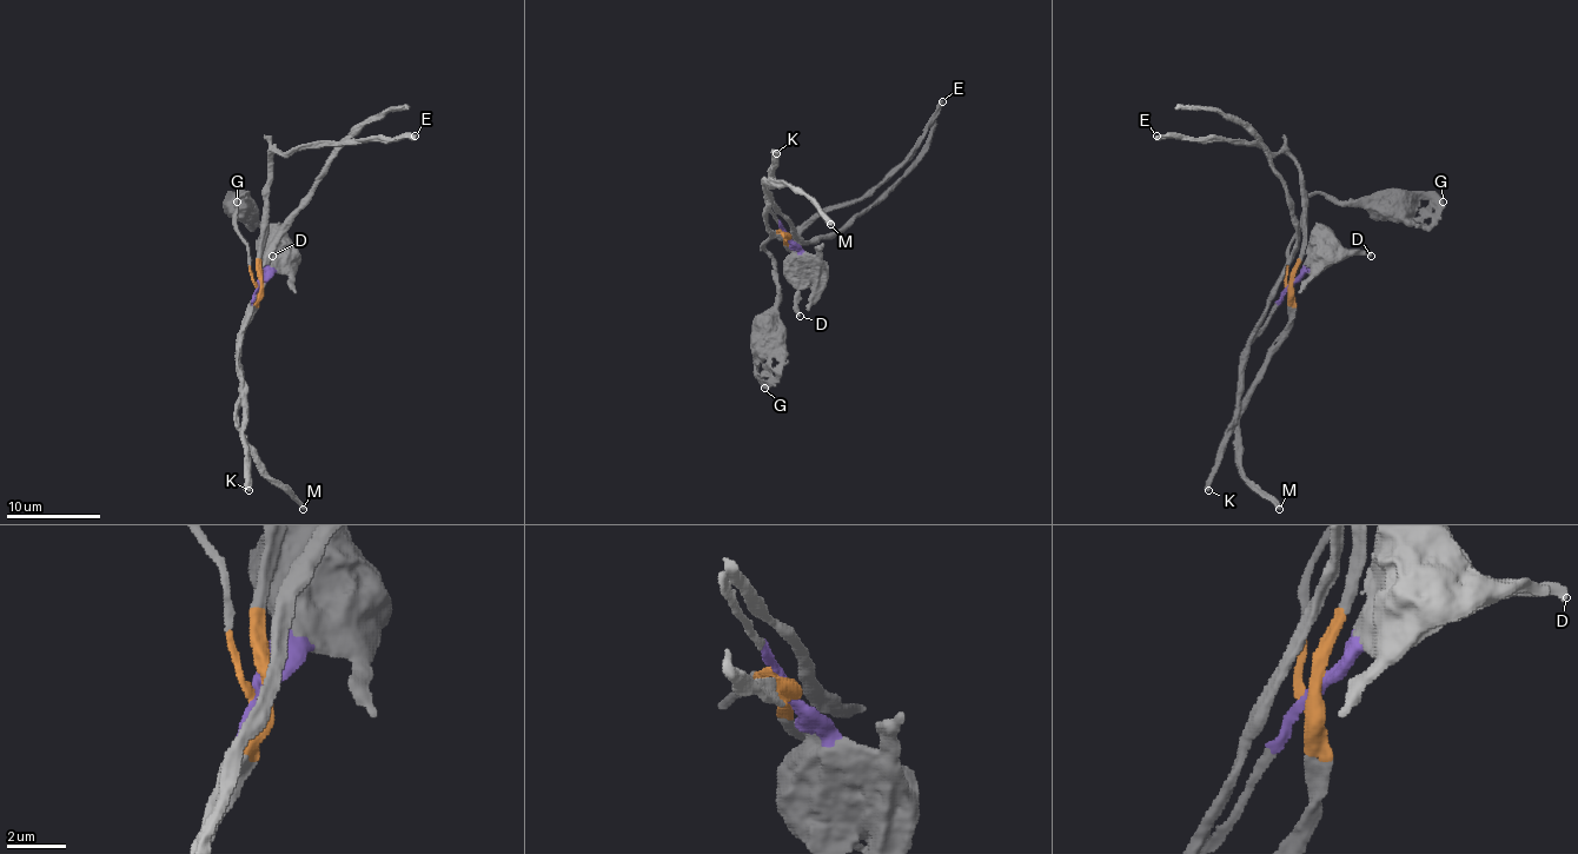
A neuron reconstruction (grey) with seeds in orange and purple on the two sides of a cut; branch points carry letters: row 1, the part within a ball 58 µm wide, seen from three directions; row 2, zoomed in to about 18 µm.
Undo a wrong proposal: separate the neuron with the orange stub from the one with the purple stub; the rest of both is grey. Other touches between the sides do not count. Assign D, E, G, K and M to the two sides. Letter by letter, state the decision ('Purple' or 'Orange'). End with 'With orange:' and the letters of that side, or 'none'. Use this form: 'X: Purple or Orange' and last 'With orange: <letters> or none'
D: Purple
E: Orange
G: Orange
K: Purple
M: Orange
With orange: E, G, M

